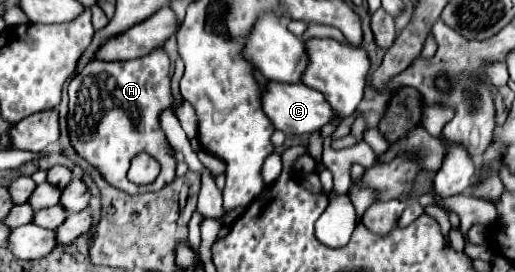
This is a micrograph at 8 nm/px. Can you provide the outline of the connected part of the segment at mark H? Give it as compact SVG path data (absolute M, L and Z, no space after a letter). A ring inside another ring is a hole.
M155 48L153 52L125 62L101 62L91 60L81 70L83 86L73 86L69 82L69 112L67 112L67 132L73 150L87 160L95 170L99 170L101 178L127 194L143 194L157 192L175 178L175 150L165 138L161 130L159 116L163 110L173 106L171 94L171 60L163 48ZM97 64L97 66L95 66ZM93 74L101 74L101 82L89 80ZM147 152L157 158L161 164L161 174L155 182L147 186L135 186L127 180L129 162L135 154Z

